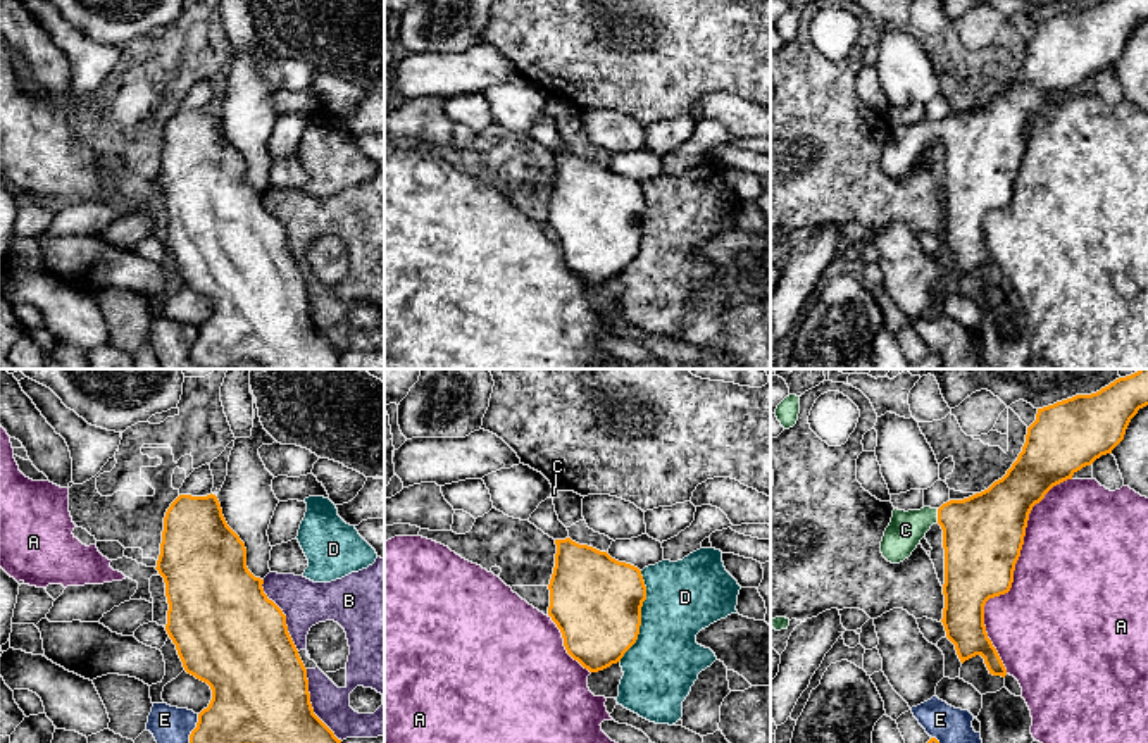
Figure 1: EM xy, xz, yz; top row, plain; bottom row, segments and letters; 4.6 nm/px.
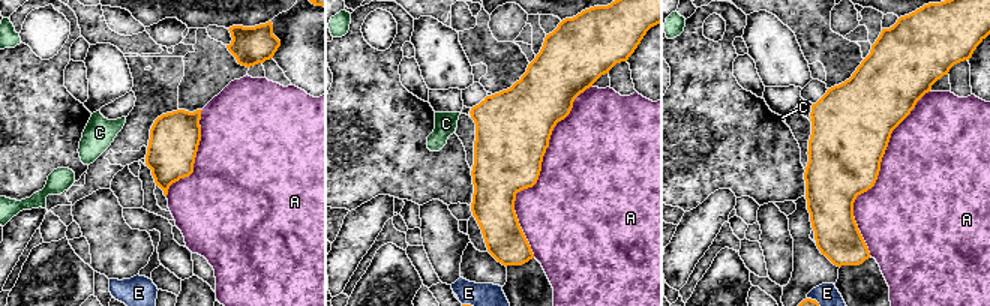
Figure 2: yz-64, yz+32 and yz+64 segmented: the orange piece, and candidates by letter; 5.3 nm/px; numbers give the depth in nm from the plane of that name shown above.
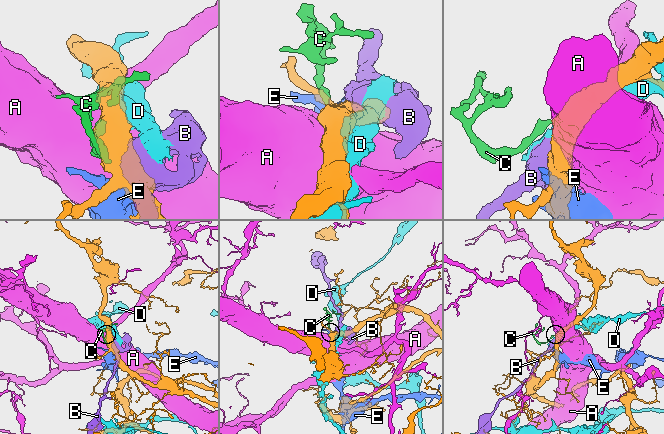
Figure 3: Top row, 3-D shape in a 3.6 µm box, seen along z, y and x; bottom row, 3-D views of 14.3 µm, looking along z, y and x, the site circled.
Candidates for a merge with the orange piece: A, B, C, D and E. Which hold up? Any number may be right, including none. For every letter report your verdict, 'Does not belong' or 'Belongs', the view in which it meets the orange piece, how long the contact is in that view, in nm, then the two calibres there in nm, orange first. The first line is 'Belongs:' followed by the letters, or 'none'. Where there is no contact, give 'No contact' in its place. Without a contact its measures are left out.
Belongs: C
A: Does not belong. Touches orange in yz. Shared border 950 nm. Thickness 380 nm (orange) against 500 nm
B: Does not belong. Touches orange in xy. Shared border 380 nm. Thickness 480 nm (orange) against 220 nm
C: Belongs. Touches orange in yz. Shared border 70 nm. Thickness 380 nm (orange) against 160 nm
D: Does not belong. Touches orange in xz. Shared border 440 nm. Thickness 420 nm (orange) against 340 nm
E: Does not belong. Touches orange in xy. Shared border 140 nm. Thickness 320 nm (orange) against 180 nm

